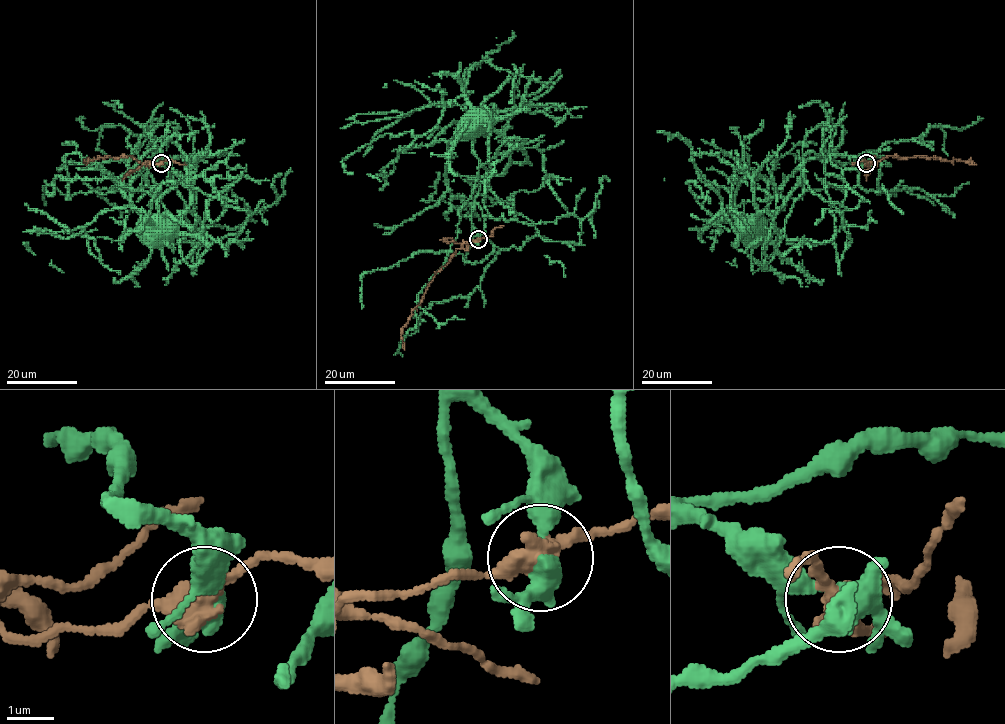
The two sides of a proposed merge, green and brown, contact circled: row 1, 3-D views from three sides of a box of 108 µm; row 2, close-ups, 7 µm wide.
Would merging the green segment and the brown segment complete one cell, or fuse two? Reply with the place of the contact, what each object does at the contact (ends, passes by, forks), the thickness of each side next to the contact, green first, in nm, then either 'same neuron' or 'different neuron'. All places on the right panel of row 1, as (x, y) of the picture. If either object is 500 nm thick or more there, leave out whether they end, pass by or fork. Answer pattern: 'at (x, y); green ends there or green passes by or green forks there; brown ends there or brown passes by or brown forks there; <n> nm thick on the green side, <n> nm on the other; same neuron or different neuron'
at (866, 163); green forks there; brown passes by; 380 nm thick on the green side, 440 nm on the other; different neuron

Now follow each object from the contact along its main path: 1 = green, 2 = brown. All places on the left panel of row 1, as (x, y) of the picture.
1: (161, 163), (154, 154), (185, 179), (192, 211), (171, 220), (154, 218), (150, 223)
2: (161, 163), (146, 166), (130, 156), (118, 159), (106, 156), (84, 160), (87, 165)

